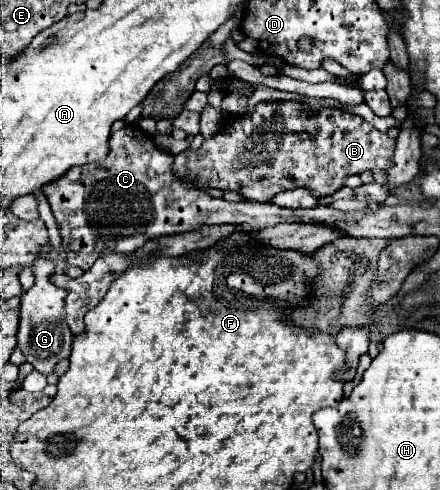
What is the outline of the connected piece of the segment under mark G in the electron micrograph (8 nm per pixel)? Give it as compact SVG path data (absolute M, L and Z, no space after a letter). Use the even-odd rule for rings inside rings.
M37 258L31 264L31 272L35 276L35 284L21 294L21 314L19 314L19 332L17 344L27 358L27 362L41 374L51 374L55 364L61 358L69 358L73 334L69 326L65 326L65 290L53 286L49 282L49 274L53 274L53 260Z

